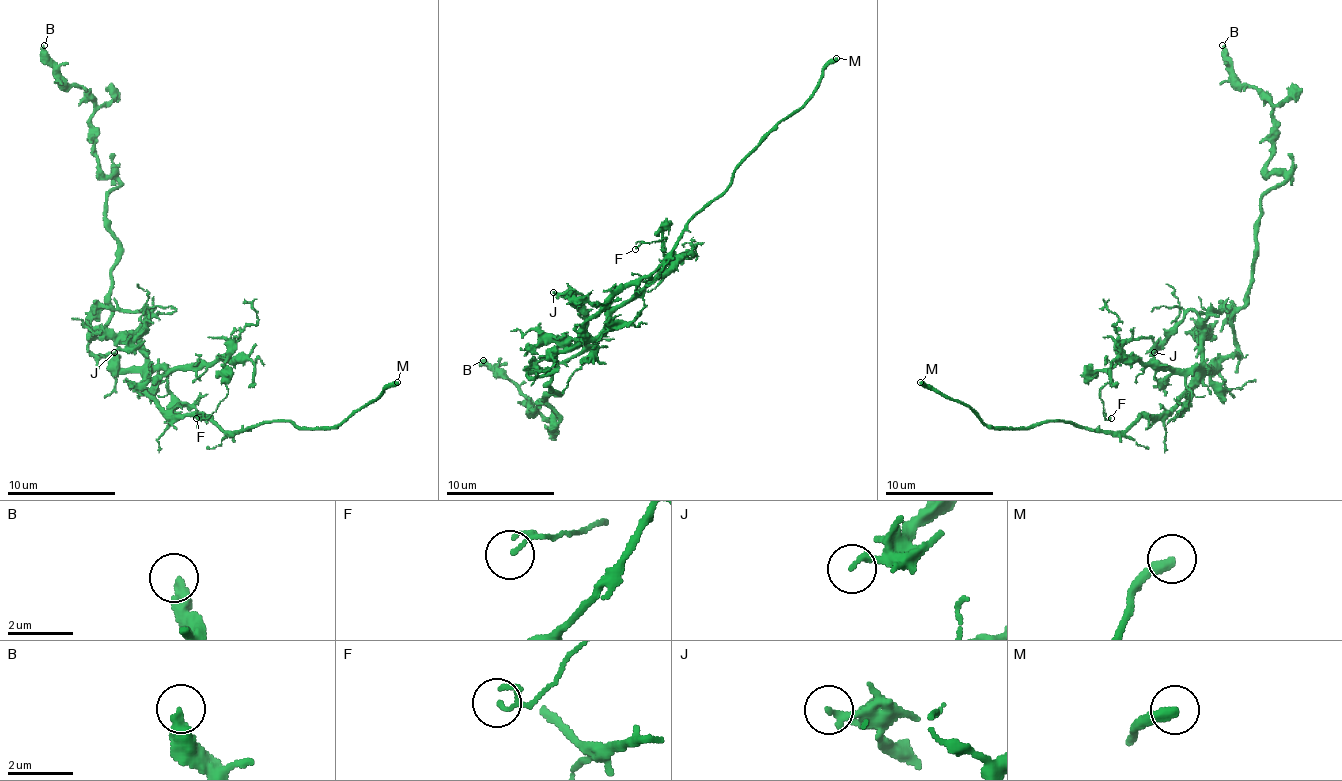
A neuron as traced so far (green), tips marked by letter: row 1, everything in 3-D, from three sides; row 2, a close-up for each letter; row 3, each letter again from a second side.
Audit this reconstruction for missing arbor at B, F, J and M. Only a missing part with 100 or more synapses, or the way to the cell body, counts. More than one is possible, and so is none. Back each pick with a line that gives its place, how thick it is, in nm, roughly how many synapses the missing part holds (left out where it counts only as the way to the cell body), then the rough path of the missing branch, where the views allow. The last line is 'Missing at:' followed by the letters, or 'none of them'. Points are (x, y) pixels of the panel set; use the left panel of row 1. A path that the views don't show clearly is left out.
M: (397, 382) | 360 nm
Missing at: M

